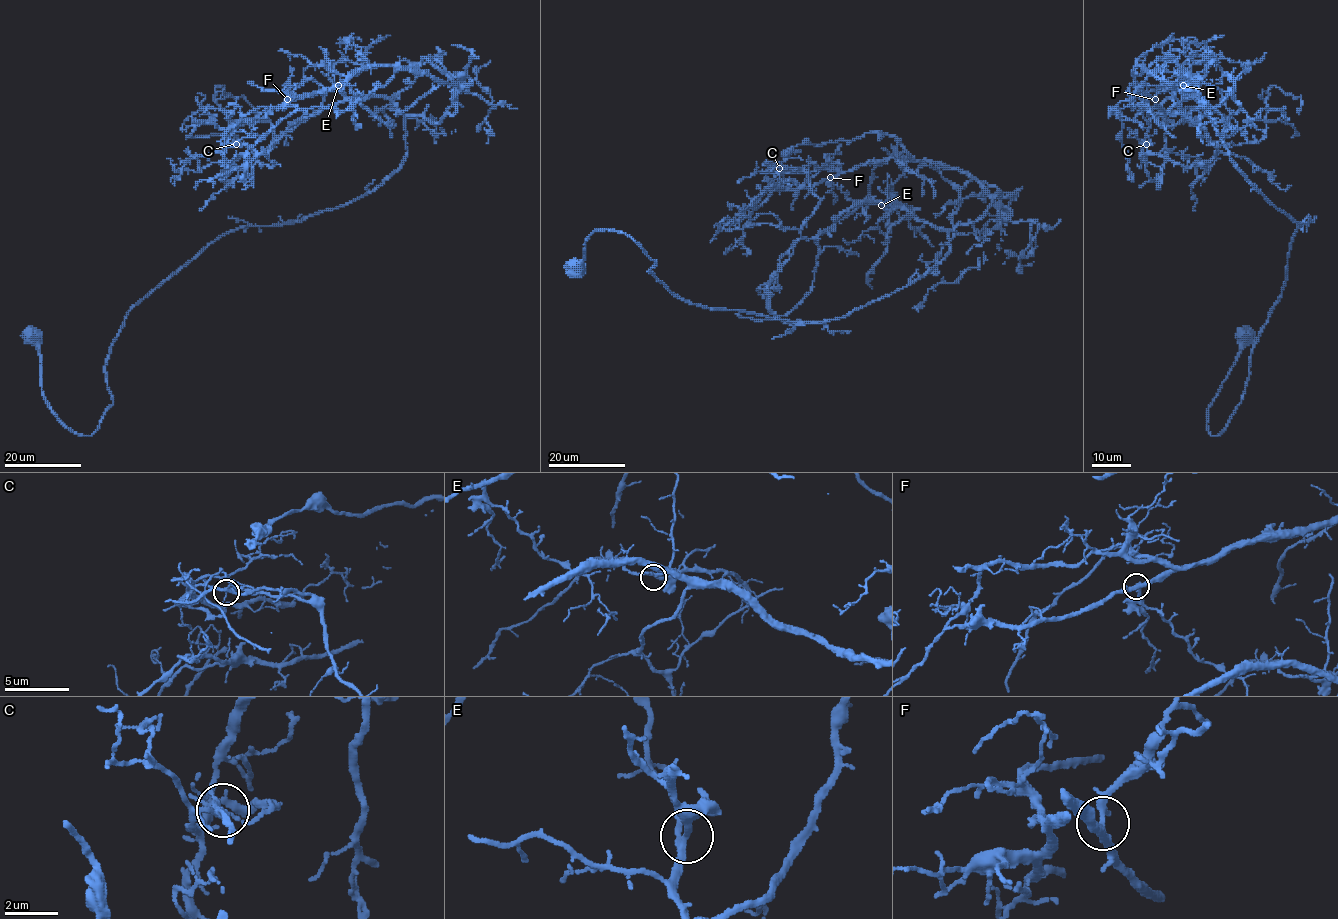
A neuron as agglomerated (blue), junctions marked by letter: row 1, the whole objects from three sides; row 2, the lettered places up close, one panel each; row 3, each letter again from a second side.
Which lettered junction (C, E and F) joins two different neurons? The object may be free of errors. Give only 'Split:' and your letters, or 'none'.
Split: C

